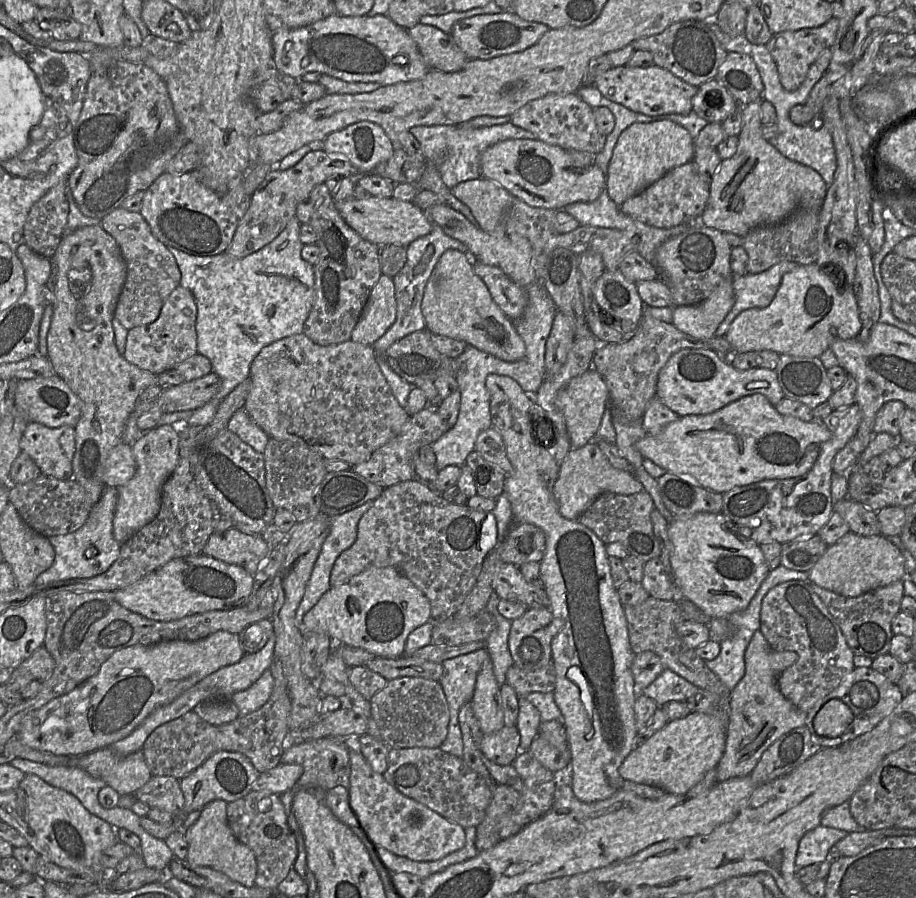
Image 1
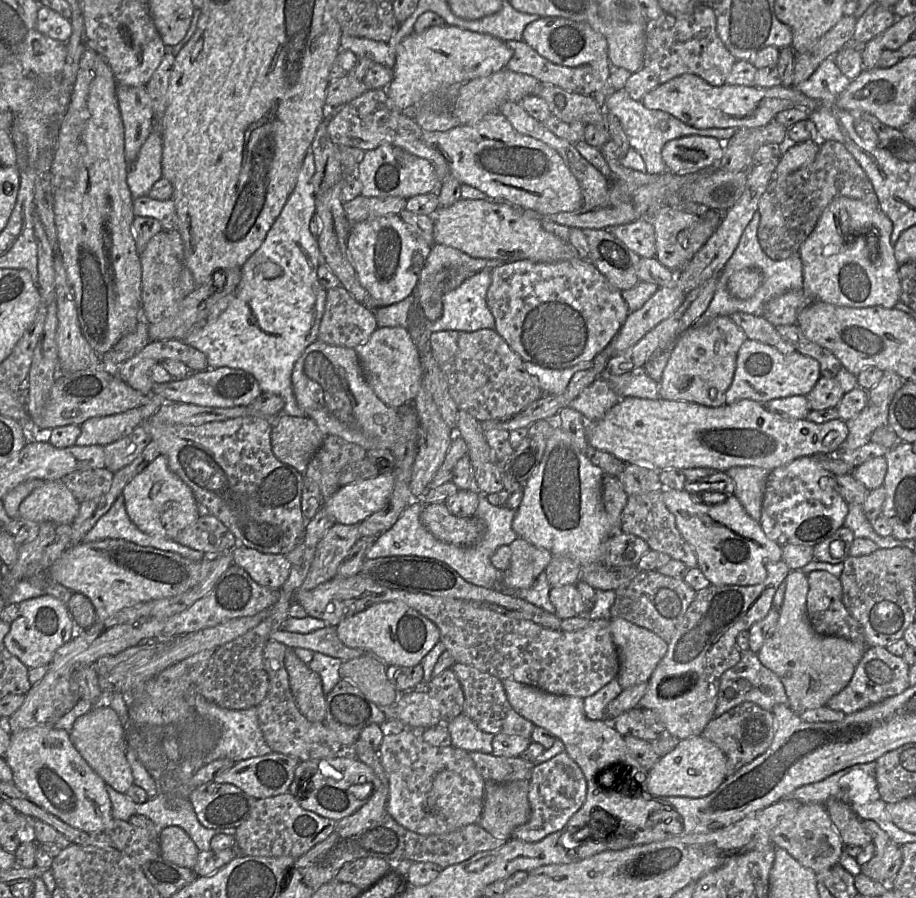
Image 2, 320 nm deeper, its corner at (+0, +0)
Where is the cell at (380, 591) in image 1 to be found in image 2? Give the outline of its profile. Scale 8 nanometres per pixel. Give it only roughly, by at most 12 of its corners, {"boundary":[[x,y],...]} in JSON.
{"boundary":[[403,602],[343,619],[337,636],[387,666],[413,667],[438,627]]}

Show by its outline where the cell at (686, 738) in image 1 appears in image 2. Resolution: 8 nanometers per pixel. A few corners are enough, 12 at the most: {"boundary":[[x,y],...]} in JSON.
{"boundary":[[702,735],[648,771],[653,796],[699,798],[726,778],[726,756]]}

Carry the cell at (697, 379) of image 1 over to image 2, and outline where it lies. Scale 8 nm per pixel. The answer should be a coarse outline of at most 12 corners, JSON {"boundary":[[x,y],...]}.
{"boundary":[[746,339],[725,404],[806,396],[819,362]]}

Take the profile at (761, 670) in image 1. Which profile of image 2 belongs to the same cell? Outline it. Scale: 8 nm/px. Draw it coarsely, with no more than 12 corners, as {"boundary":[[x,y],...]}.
{"boundary":[[791,571],[757,652],[797,714],[850,682],[867,645],[823,636]]}

